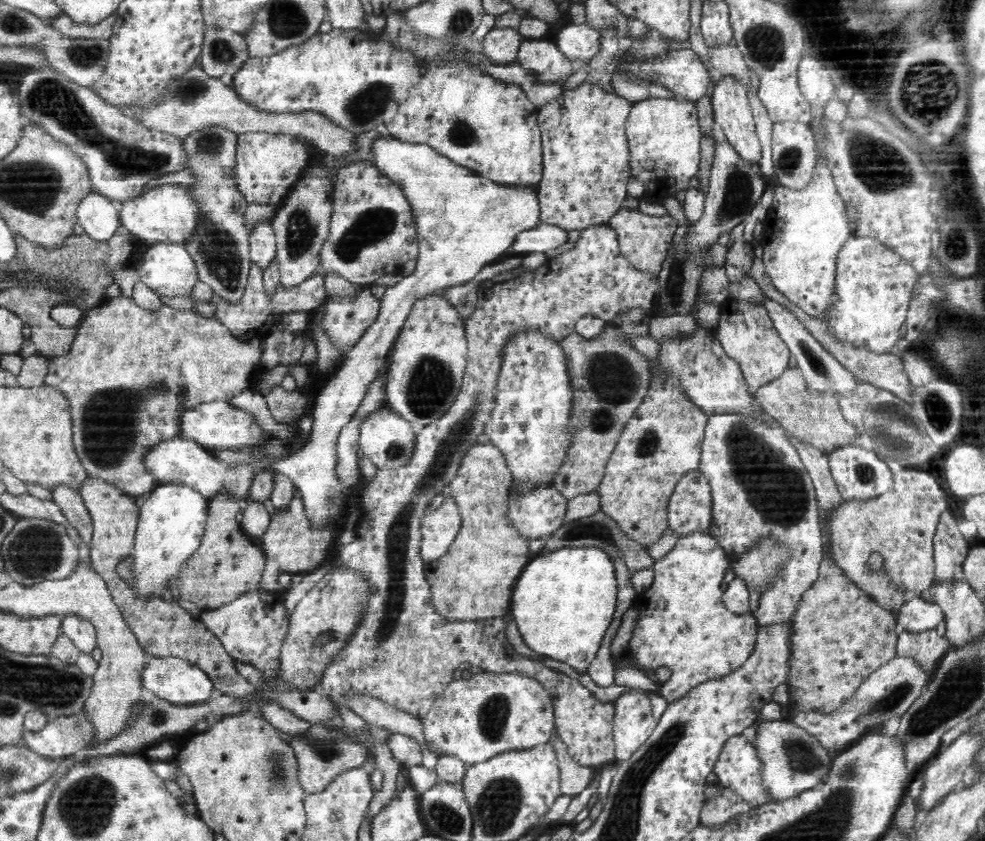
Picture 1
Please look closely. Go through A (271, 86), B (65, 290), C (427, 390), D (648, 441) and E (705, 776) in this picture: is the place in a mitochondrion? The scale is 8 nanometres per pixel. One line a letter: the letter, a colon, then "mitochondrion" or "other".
A: other
B: mitochondrion
C: mitochondrion
D: mitochondrion
E: other

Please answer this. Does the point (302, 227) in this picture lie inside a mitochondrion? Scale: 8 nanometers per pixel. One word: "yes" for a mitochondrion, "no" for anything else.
yes

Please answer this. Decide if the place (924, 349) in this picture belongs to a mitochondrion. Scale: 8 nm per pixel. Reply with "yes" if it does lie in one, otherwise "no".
no

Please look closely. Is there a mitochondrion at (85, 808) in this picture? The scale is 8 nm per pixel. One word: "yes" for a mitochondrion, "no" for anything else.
yes

